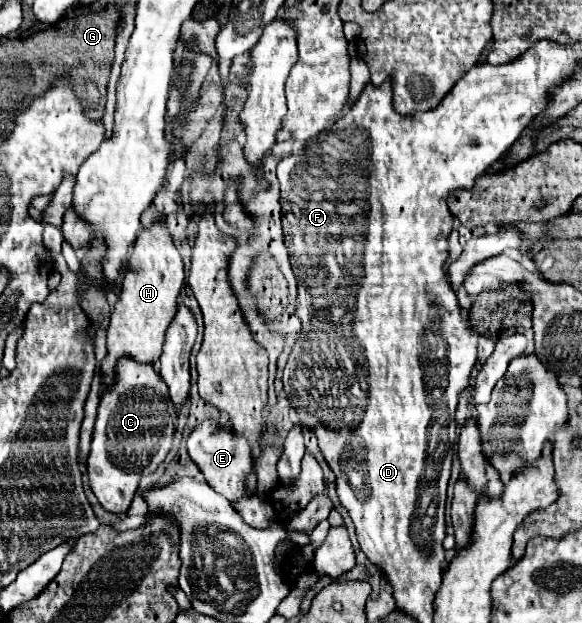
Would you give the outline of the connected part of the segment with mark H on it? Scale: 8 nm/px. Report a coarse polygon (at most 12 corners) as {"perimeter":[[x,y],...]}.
{"perimeter":[[163,220],[141,230],[107,330],[117,360],[155,364],[183,262]]}

